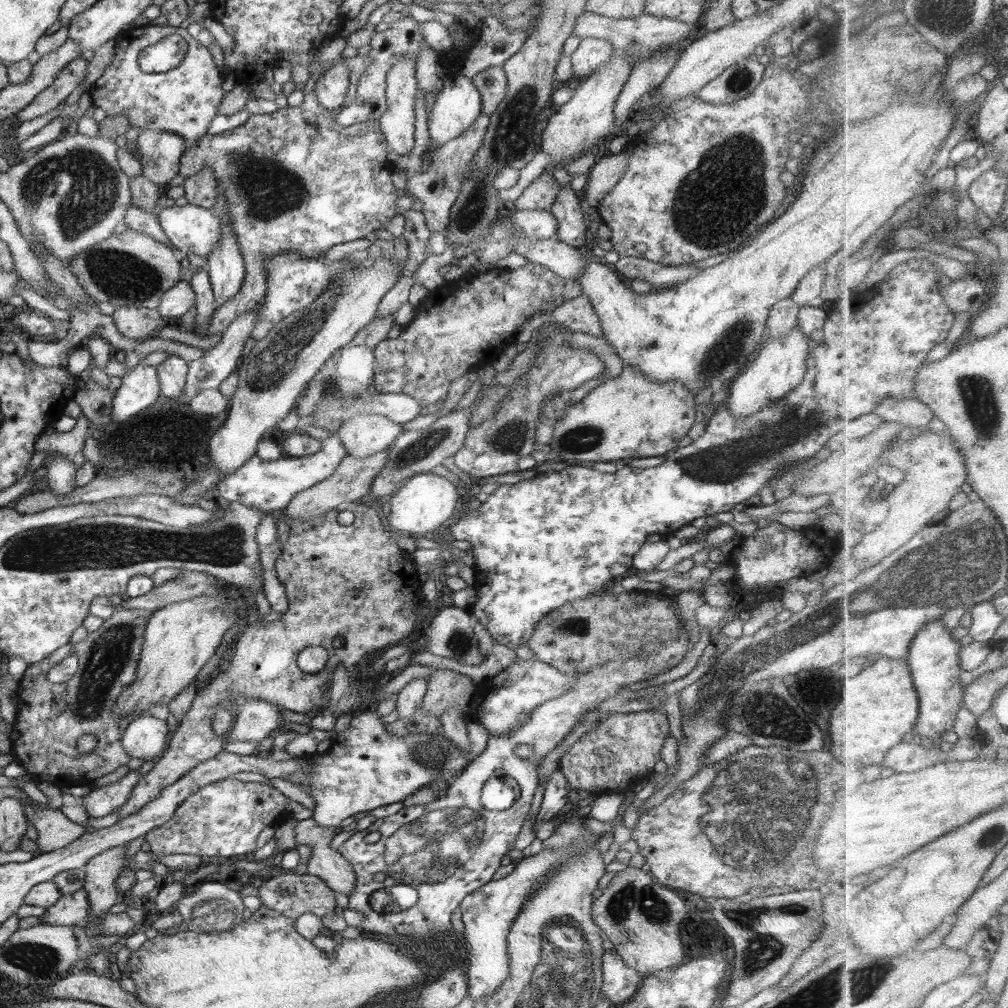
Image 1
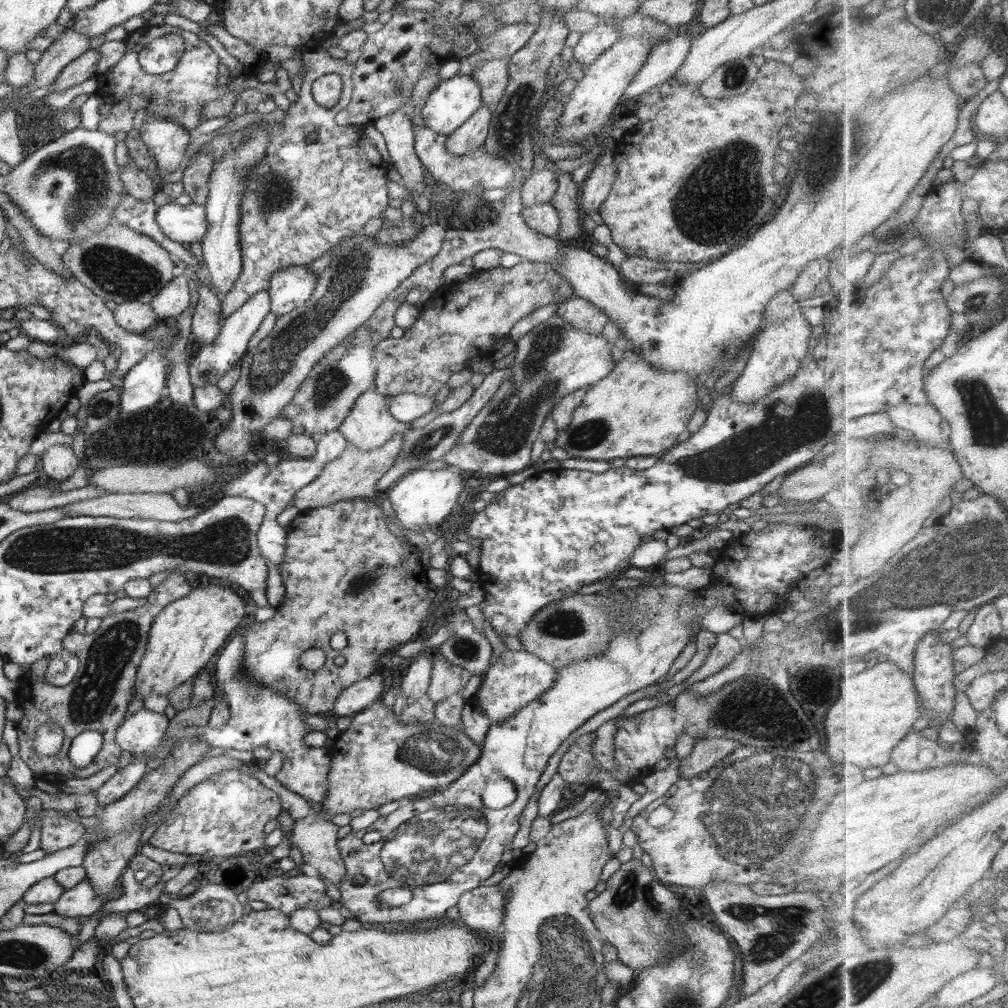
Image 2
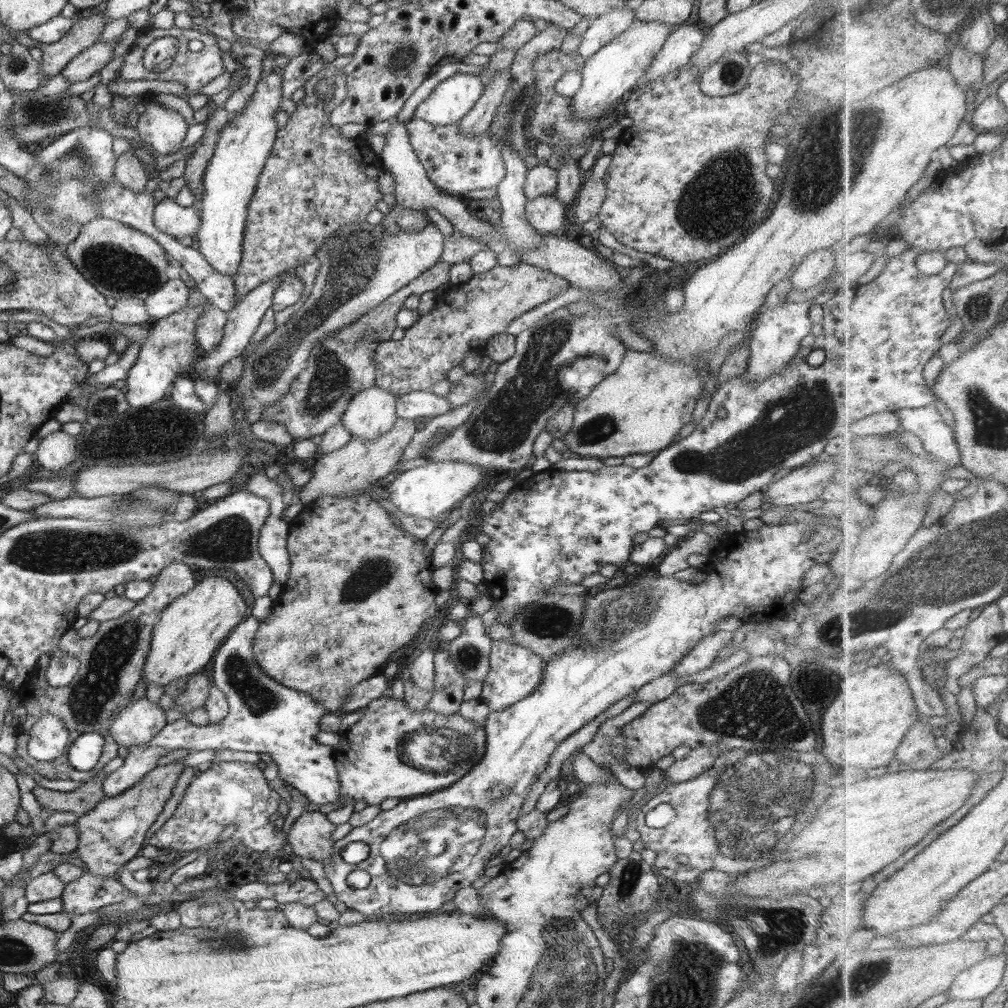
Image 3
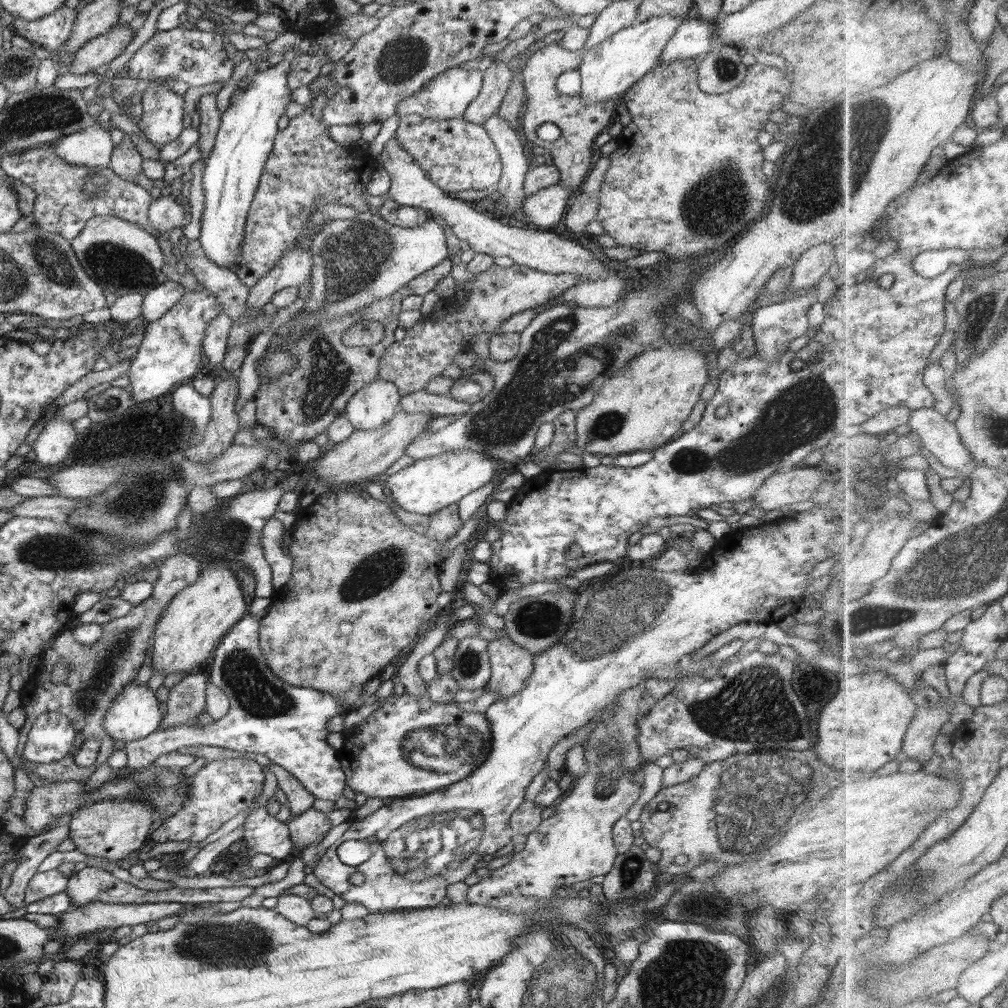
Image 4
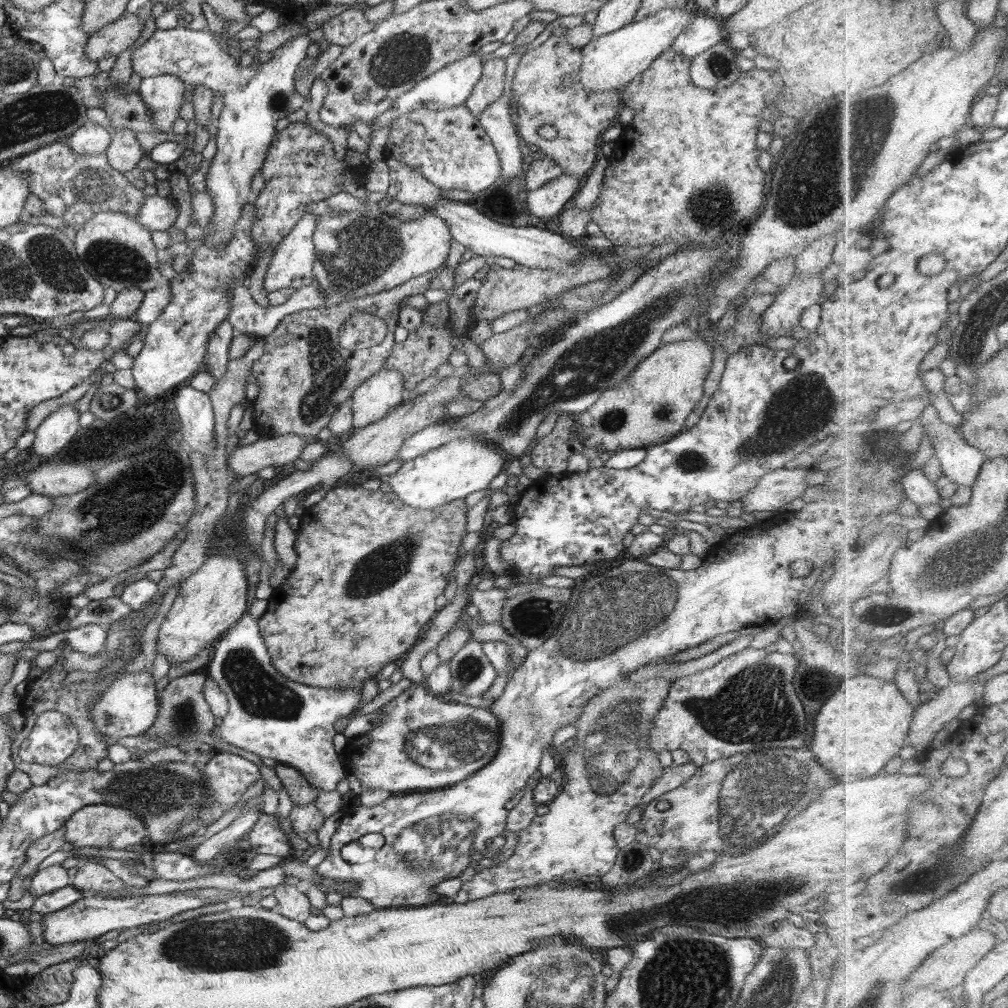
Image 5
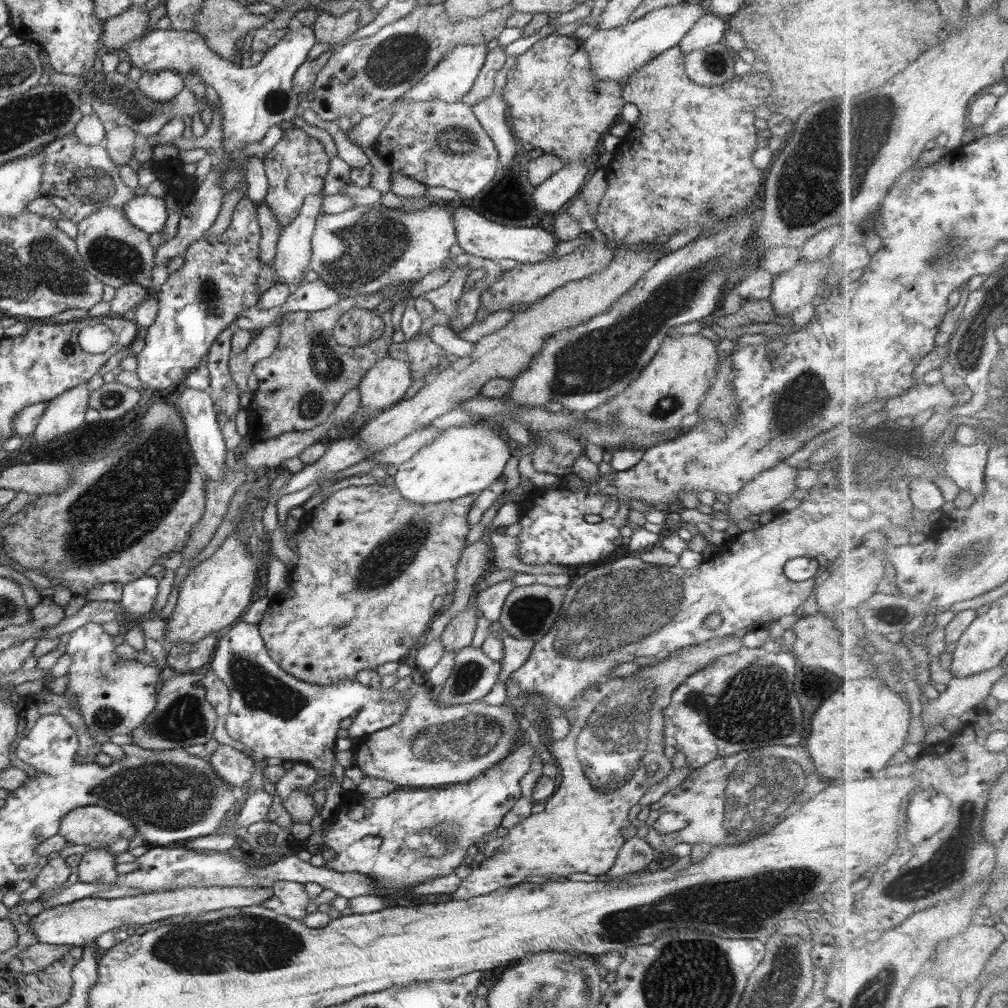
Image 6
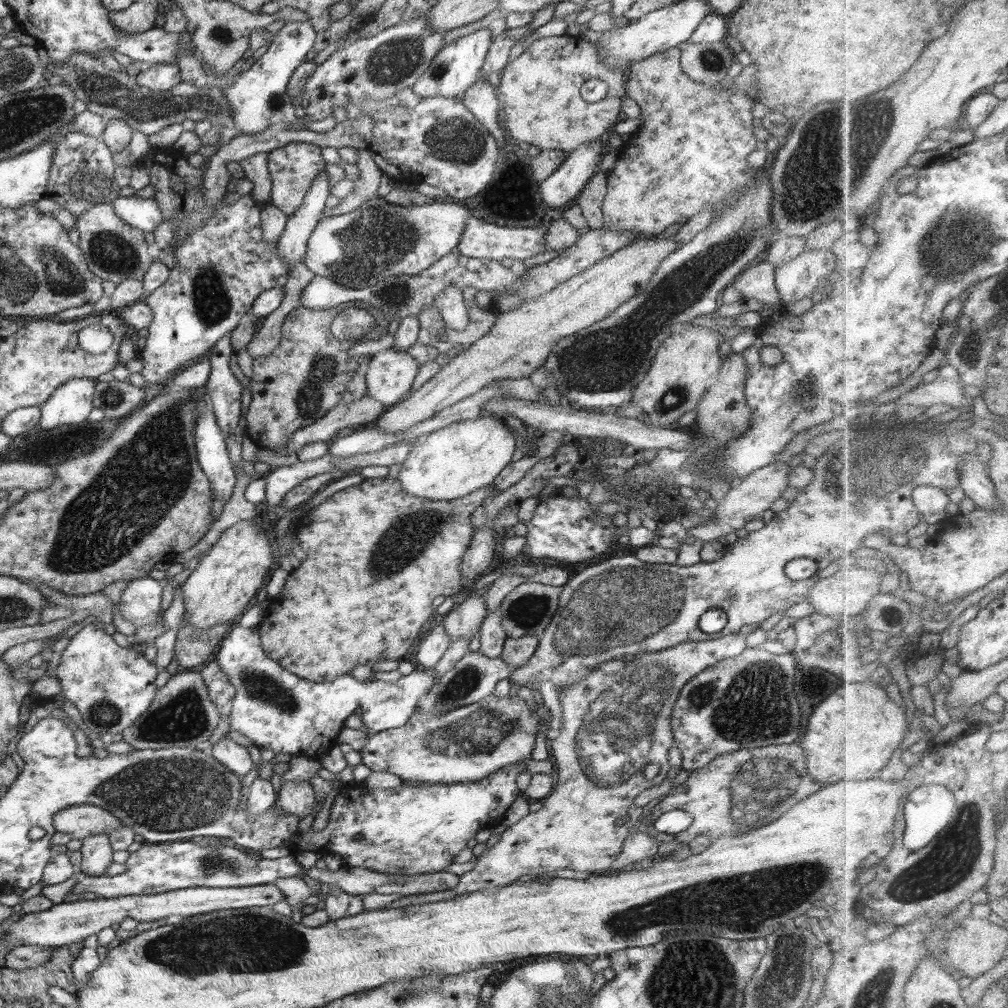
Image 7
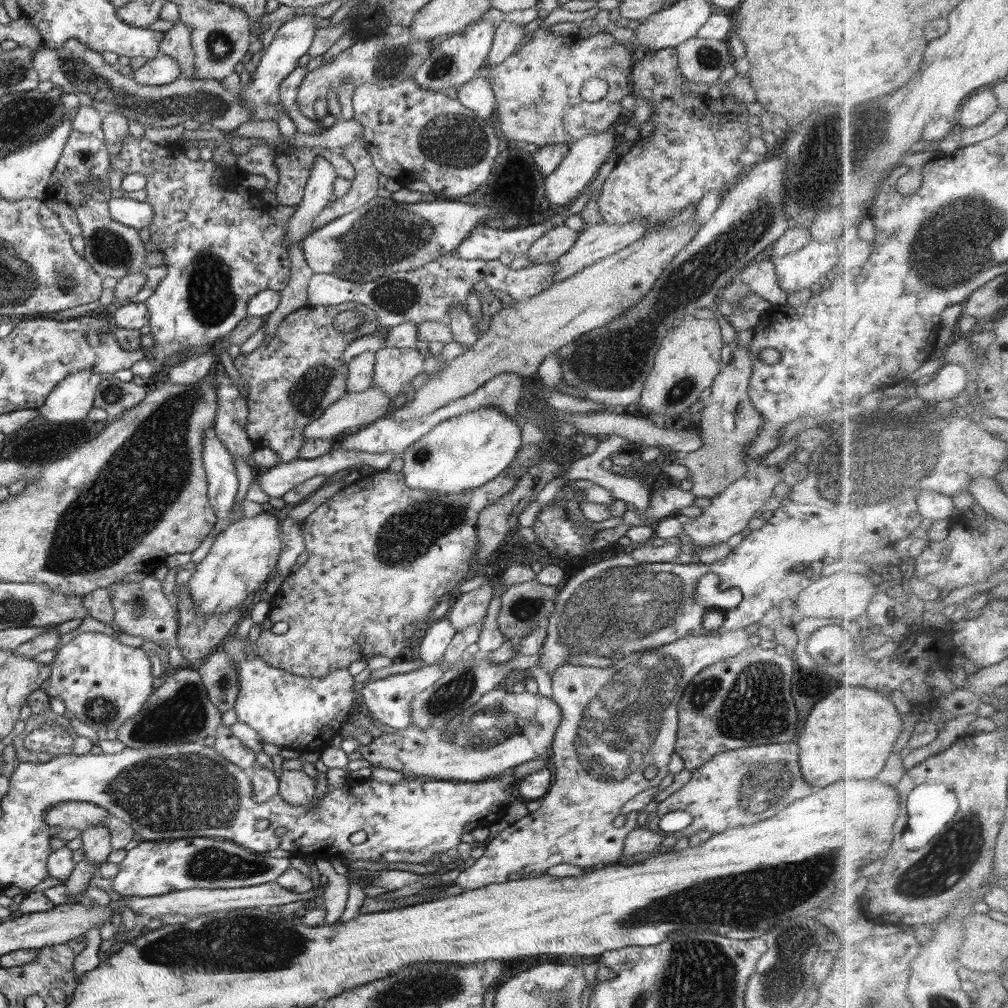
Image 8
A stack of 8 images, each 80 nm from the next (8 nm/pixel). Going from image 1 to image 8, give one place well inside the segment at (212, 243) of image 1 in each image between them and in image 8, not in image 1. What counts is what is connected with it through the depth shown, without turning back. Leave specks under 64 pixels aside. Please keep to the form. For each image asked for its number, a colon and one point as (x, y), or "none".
2: (186, 224)
3: (175, 220)
4: (165, 213)
5: (157, 212)
6: (148, 212)
7: (144, 213)
8: (133, 213)

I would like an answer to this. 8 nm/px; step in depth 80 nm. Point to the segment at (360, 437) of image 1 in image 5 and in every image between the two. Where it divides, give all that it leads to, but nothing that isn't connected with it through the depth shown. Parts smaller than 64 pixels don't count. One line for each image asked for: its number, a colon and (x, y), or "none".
2: (369, 425)
3: (371, 413)
4: (372, 407)
5: (375, 398)

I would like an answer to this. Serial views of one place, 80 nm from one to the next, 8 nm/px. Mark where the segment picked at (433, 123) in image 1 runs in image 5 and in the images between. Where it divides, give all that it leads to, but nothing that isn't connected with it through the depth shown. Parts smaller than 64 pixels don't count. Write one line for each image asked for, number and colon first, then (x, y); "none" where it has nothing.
2: (454, 101)
3: (451, 100)
4: (448, 95)
5: (451, 86)

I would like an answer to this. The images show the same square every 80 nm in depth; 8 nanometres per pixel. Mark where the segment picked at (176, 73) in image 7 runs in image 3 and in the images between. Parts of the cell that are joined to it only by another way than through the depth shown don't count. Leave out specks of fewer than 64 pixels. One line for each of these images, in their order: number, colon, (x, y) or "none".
3: (165, 130)
4: (162, 122)
5: (163, 95)
6: (161, 86)

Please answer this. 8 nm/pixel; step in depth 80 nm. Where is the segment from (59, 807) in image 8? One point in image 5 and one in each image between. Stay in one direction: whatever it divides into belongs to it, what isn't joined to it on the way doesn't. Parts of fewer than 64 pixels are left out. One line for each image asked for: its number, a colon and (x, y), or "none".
5: (100, 825)
6: (93, 824)
7: (80, 821)

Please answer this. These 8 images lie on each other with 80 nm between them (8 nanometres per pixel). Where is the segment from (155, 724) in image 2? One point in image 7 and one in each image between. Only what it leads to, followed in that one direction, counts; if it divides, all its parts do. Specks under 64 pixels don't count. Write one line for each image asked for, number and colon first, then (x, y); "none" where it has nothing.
3: (140, 720)
4: (135, 713)
5: (129, 706)
6: (114, 699)
7: (111, 686)

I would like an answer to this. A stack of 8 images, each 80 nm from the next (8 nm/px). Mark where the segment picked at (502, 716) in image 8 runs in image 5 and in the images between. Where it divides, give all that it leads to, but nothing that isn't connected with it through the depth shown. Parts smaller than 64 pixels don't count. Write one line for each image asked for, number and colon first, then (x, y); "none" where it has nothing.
5: (422, 742)
6: (432, 745)
7: (471, 742)

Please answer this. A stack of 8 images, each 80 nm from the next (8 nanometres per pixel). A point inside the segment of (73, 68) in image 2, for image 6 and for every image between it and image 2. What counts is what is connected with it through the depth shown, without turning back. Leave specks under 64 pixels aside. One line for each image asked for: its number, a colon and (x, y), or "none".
3: (89, 62)
4: (101, 50)
5: (118, 36)
6: (132, 24)

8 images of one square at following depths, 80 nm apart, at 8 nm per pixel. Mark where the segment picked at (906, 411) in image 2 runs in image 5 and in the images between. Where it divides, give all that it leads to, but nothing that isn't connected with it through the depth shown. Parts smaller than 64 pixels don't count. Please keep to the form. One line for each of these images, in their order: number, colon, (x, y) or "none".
3: (927, 423)
4: (942, 437)
5: (960, 460)

